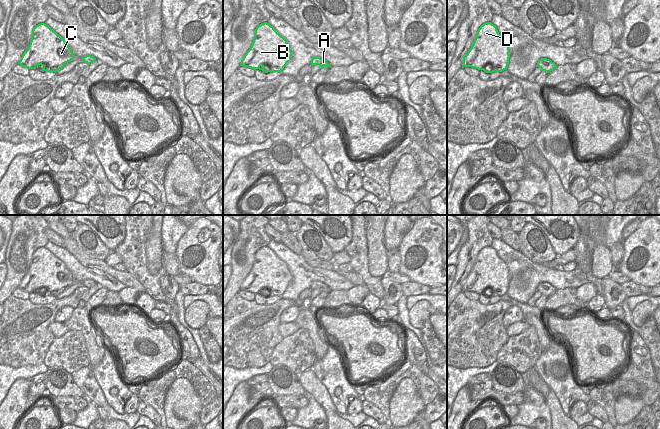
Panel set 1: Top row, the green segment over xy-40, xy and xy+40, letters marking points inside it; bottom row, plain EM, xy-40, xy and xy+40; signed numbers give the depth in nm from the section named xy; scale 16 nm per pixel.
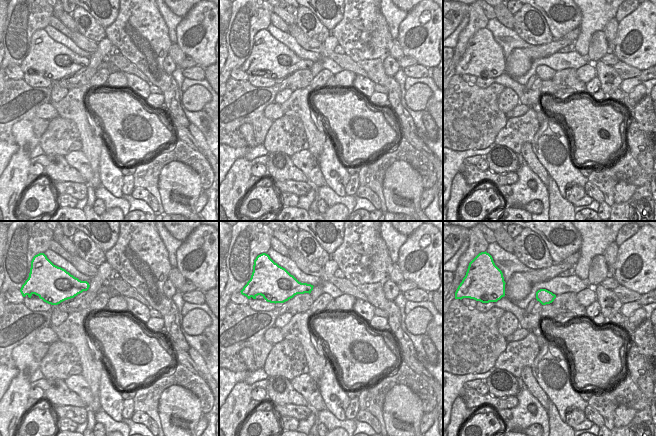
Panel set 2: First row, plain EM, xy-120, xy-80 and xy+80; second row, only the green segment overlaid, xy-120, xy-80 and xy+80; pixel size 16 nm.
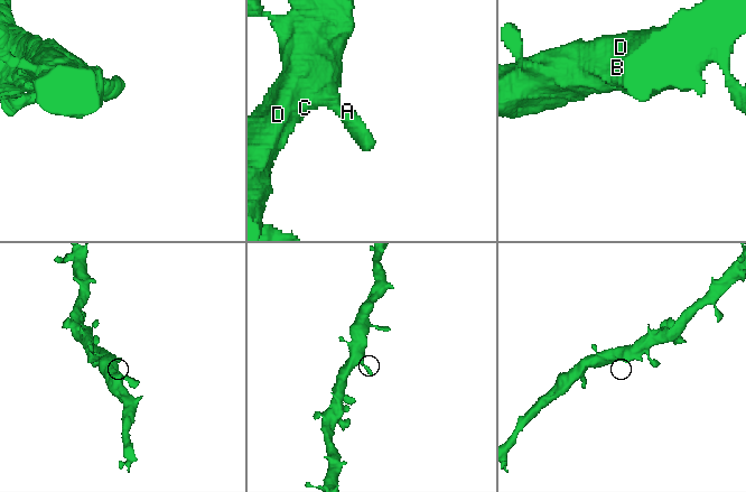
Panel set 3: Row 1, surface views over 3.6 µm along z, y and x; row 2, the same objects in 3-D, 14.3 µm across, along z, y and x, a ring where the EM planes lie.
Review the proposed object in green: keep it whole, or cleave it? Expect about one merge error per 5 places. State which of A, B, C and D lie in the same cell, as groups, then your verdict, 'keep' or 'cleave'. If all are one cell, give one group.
A B C D | keep

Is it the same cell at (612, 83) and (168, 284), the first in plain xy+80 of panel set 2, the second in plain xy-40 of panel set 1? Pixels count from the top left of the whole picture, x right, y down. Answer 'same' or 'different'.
same

